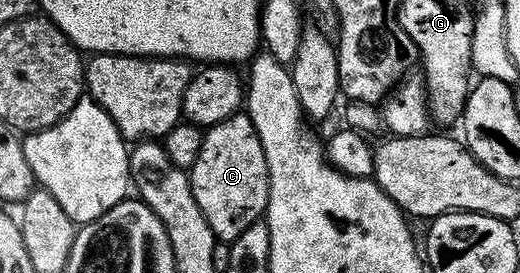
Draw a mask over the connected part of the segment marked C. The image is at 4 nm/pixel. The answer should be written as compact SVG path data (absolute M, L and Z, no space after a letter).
M246 114L214 124L202 133L202 138L197 158L189 169L193 198L197 198L197 206L201 206L201 214L205 214L205 222L209 222L216 241L230 242L245 234L253 222L264 219L269 198L265 150Z

